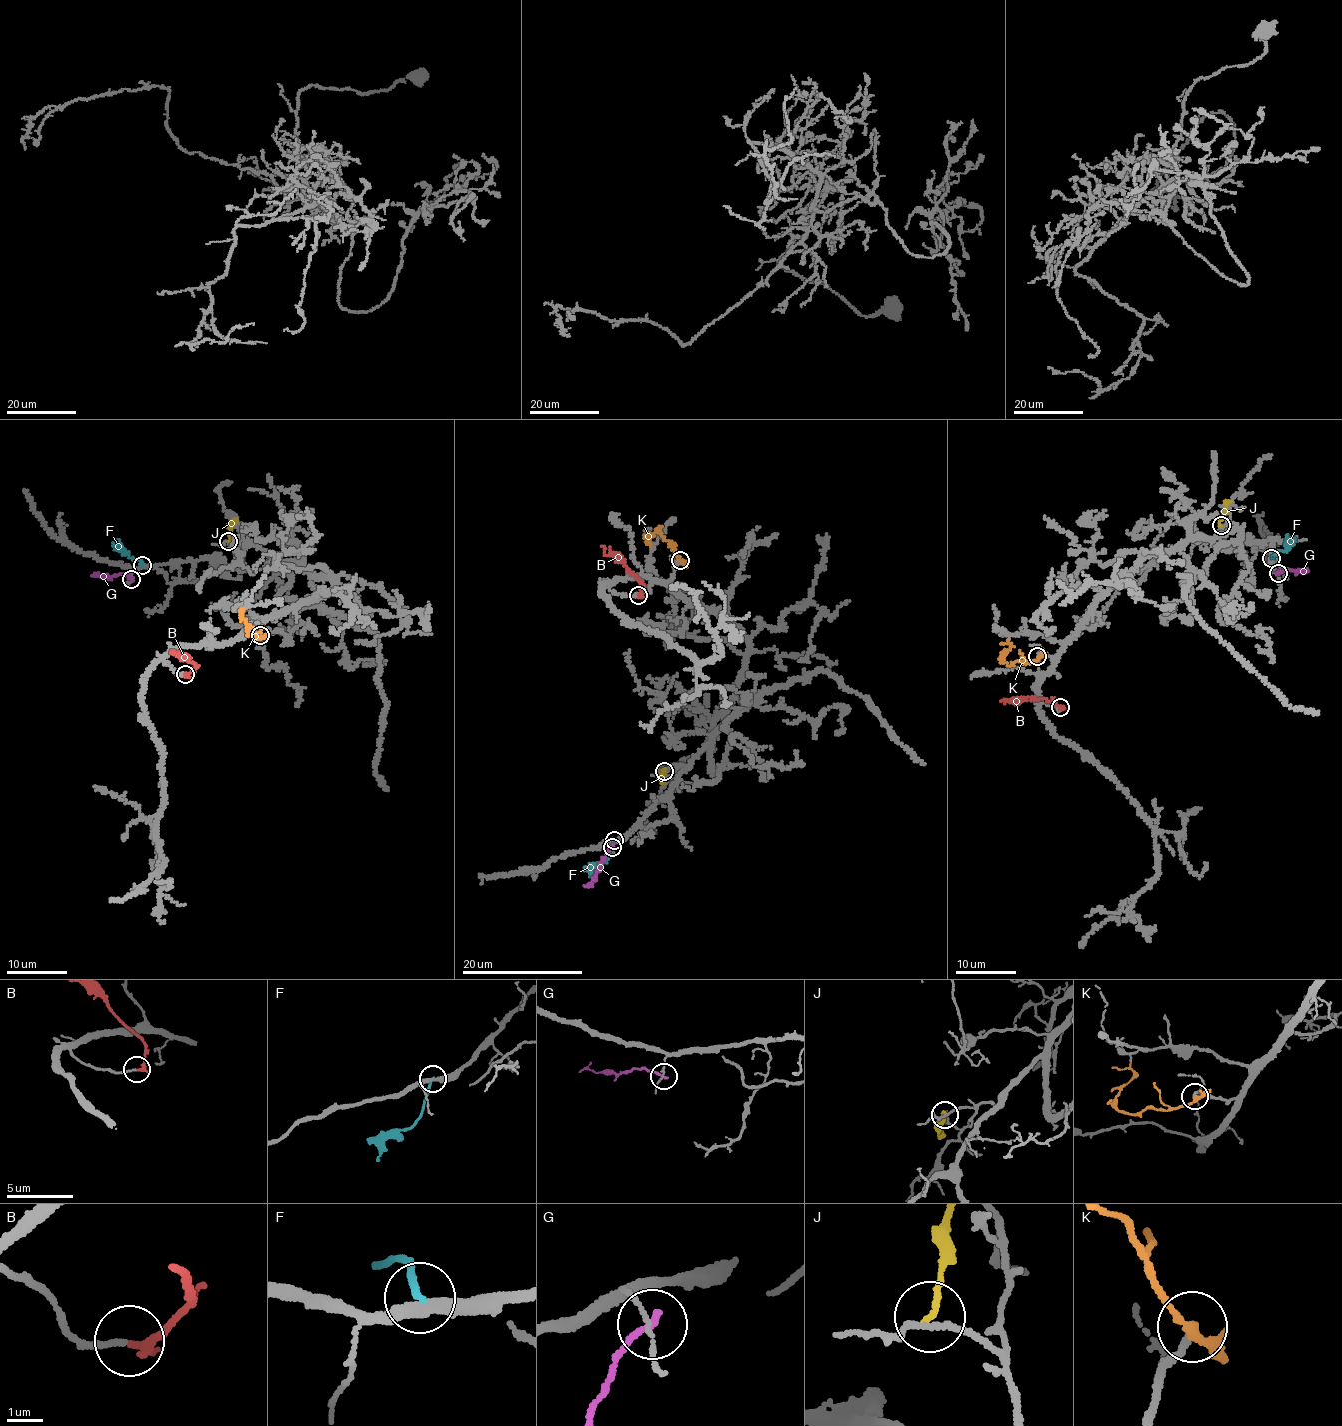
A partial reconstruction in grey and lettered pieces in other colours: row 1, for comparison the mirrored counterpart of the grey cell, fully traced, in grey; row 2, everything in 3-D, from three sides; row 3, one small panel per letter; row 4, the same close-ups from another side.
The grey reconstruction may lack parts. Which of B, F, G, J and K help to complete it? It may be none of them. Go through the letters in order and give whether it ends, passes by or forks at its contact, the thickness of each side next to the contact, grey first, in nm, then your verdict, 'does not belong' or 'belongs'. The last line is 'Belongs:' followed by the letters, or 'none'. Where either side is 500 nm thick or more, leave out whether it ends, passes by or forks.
B: it ends | 160/280 nm | belongs
F: it ends | 320/200 nm | does not belong
G: it ends | 90/180 nm | does not belong
J: it ends | 170/160 nm | does not belong
K: it forks | 170/240 nm | does not belong
Belongs: B

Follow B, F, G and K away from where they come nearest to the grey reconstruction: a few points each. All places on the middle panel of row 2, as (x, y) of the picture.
B: (638, 595), (642, 584), (601, 547)
F: (614, 840), (609, 856), (592, 868), (588, 877)
G: (612, 847), (603, 858), (595, 879), (585, 886)
K: (680, 559), (661, 532), (656, 531), (647, 542), (645, 534)

